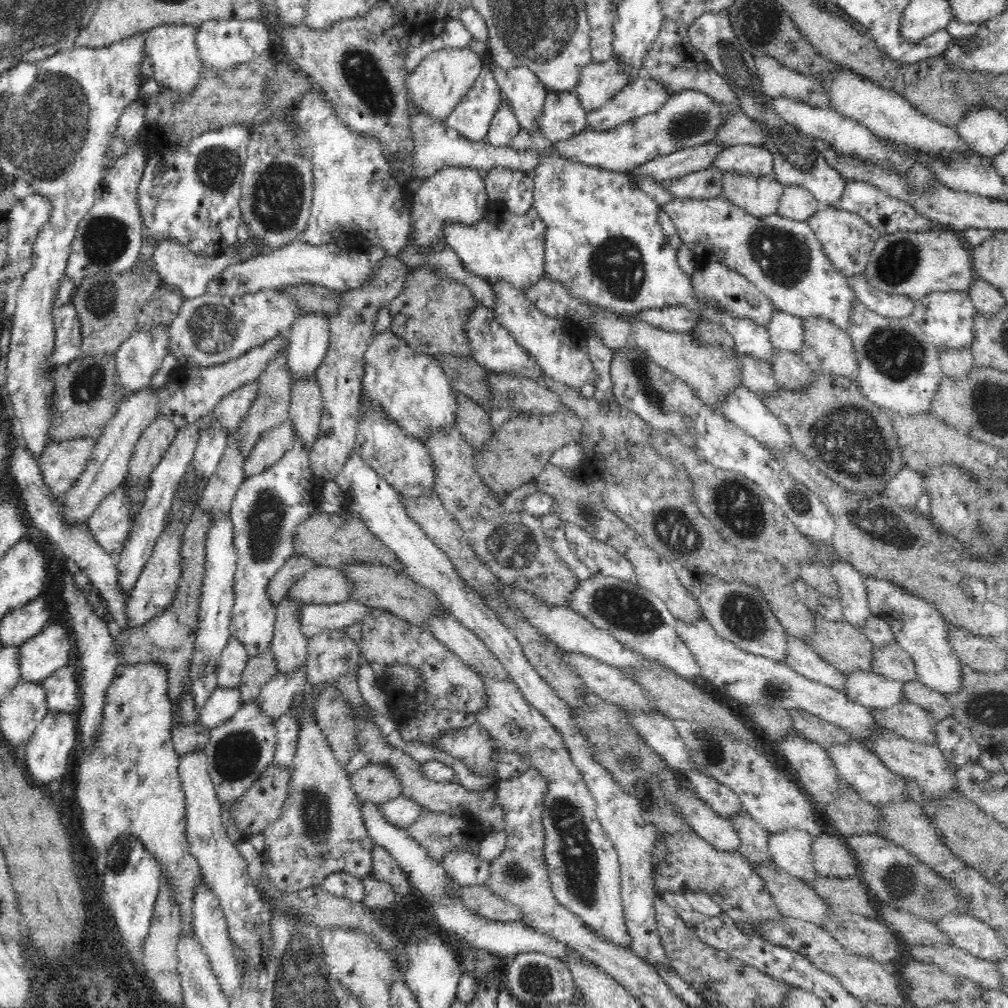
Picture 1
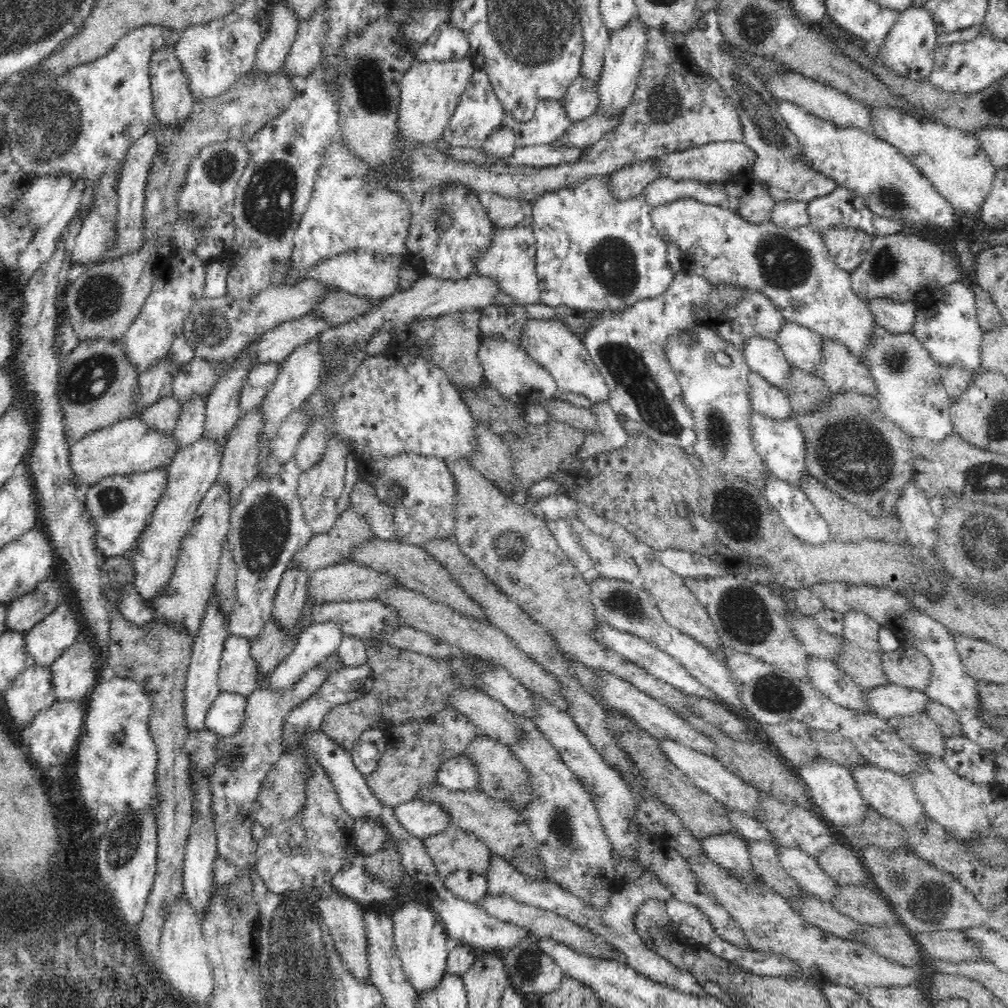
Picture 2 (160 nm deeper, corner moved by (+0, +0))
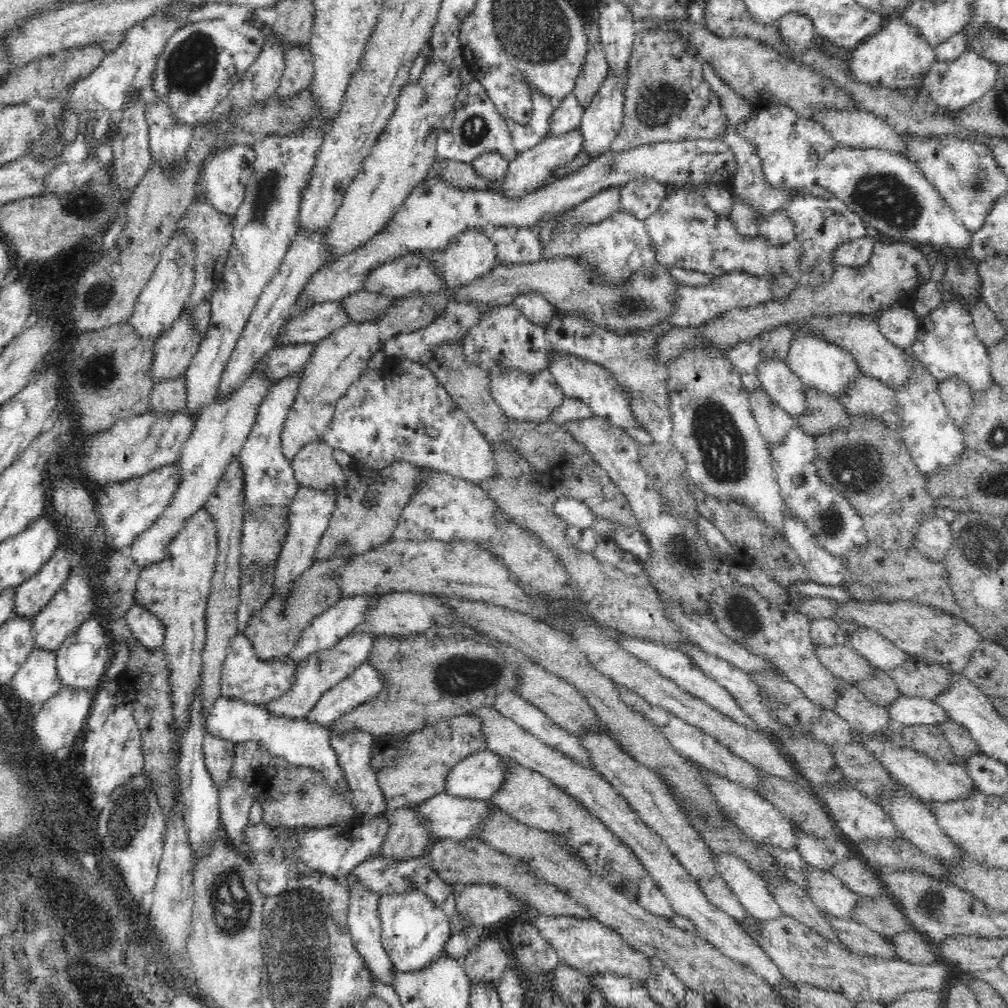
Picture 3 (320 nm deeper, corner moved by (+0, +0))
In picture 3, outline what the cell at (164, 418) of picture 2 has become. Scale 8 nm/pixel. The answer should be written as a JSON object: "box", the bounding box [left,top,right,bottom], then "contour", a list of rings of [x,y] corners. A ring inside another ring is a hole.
{"box":[150,377,186,412],"contour":[[[186,377],[160,379],[153,384],[150,408],[156,411],[180,412],[186,409]]]}

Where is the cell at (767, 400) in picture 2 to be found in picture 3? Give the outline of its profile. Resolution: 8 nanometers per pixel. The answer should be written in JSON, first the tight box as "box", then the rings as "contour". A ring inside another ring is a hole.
{"box":[750,389,796,448],"contour":[[[765,389],[754,390],[750,393],[752,412],[754,413],[760,433],[769,448],[784,442],[788,434],[796,427],[793,418],[775,402]]]}

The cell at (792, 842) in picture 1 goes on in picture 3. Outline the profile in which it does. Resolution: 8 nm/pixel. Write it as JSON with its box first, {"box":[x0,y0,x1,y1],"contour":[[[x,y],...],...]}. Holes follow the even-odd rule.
{"box":[804,866,858,920],"contour":[[[809,866],[804,875],[806,875],[806,885],[808,885],[808,888],[805,889],[806,896],[813,900],[813,903],[822,913],[844,920],[853,919],[852,912],[857,908],[858,895],[847,886],[844,886],[844,883],[839,878],[836,878],[834,873],[824,872]]]}

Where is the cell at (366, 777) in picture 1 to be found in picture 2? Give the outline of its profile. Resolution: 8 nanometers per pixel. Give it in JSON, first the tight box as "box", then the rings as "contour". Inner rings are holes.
{"box":[366,707,477,808],"contour":[[[452,707],[425,720],[404,722],[390,730],[378,769],[366,779],[367,785],[383,805],[396,808],[404,802],[412,802],[422,788],[437,783],[440,766],[450,758],[464,755],[466,746],[477,736],[475,724]]]}

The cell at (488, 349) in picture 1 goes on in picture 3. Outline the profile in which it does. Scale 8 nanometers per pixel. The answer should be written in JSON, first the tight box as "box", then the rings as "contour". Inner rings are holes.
{"box":[489,366,565,424],"contour":[[[494,366],[490,370],[489,379],[492,396],[509,420],[521,420],[534,424],[548,422],[552,412],[562,404],[565,397],[549,369],[540,370],[536,374],[521,374],[515,368],[501,370]]]}

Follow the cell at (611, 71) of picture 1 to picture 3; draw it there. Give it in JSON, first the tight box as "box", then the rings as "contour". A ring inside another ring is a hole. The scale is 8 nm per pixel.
{"box":[549,93,585,136],"contour":[[[574,93],[568,94],[564,100],[556,103],[551,116],[551,128],[549,134],[552,136],[562,136],[572,130],[579,128],[581,118],[585,109],[580,106],[580,102]]]}

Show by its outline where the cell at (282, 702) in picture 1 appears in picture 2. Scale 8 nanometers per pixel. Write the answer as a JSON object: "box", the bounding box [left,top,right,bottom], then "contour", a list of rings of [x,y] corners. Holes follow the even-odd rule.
{"box":[268,622,343,690],"contour":[[[319,622],[306,627],[292,653],[269,676],[268,688],[290,690],[296,682],[300,682],[300,678],[304,678],[308,670],[339,650],[343,636],[340,626],[332,622]]]}

